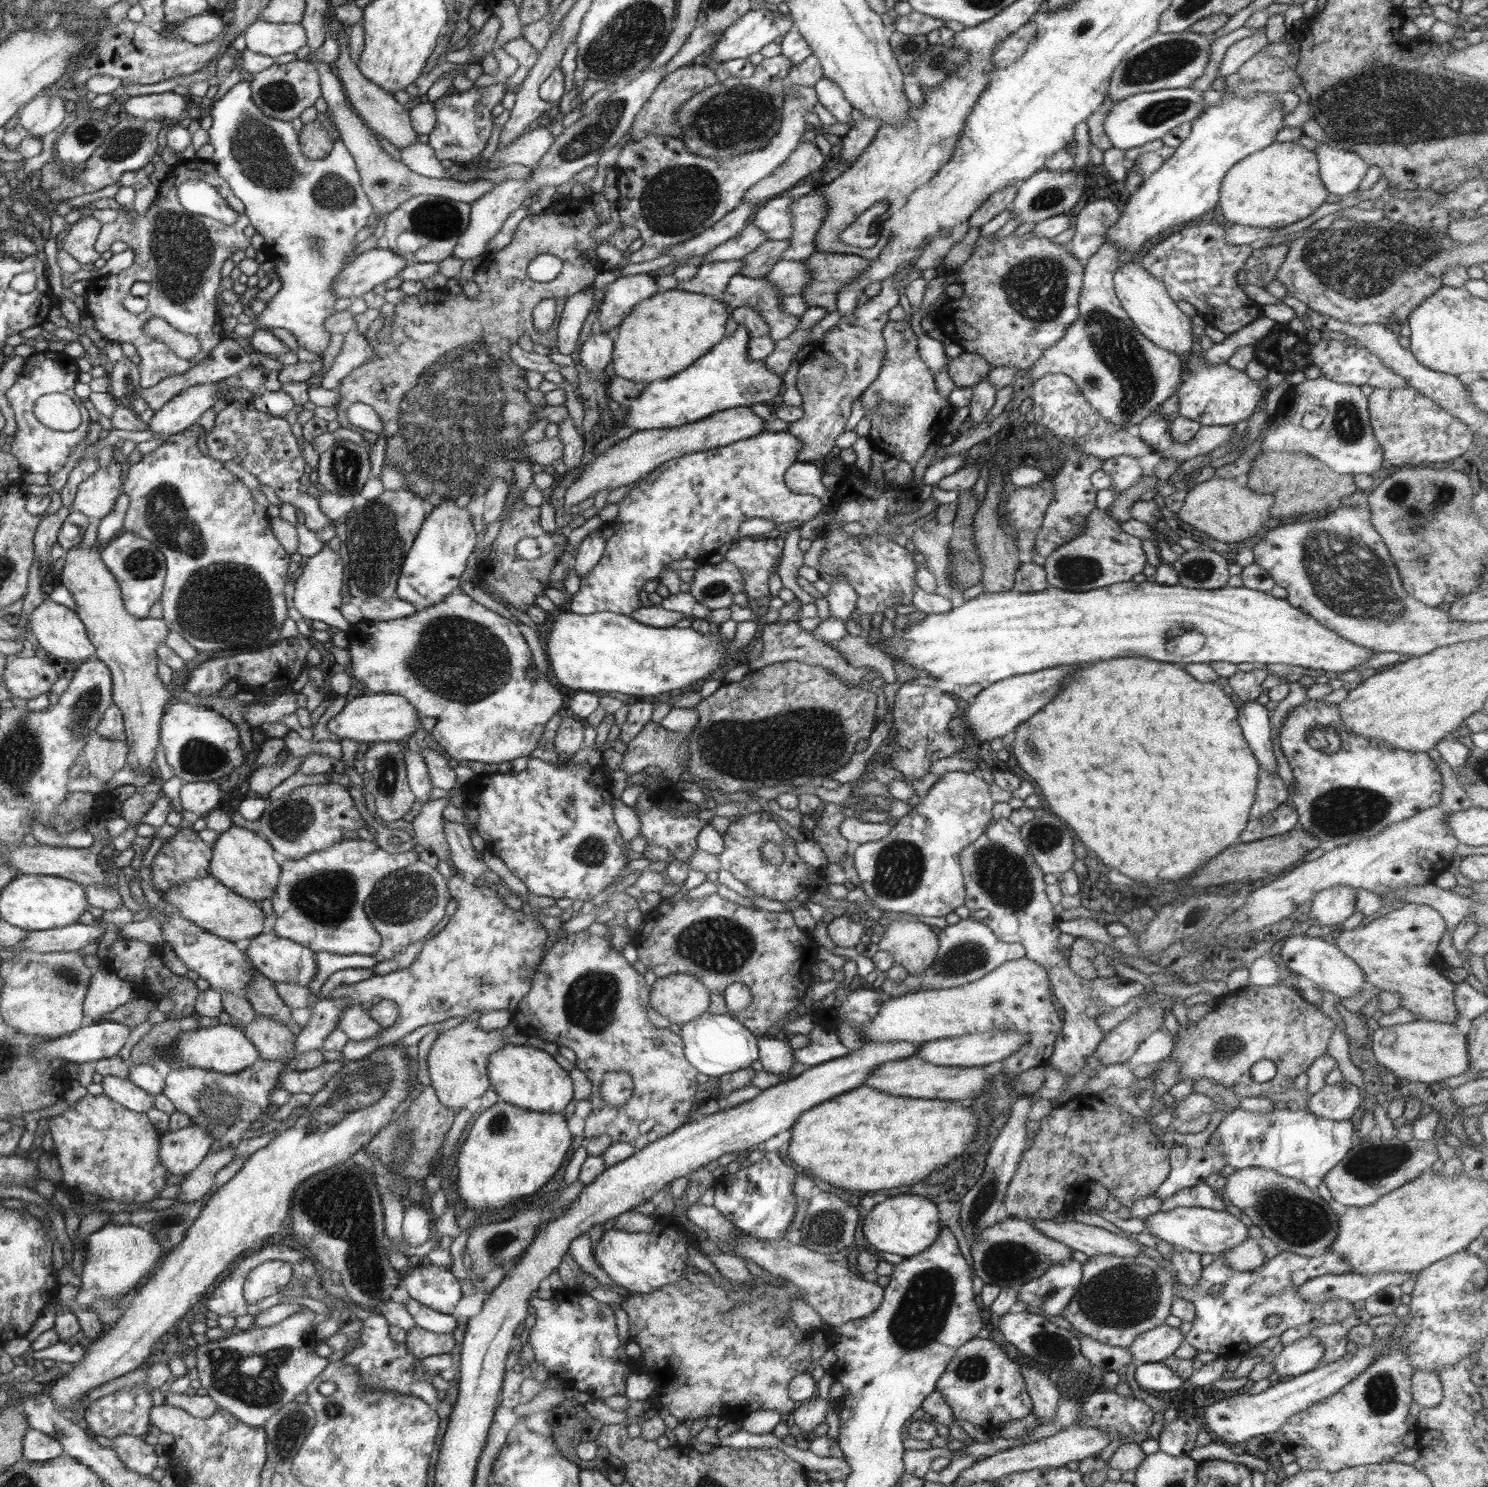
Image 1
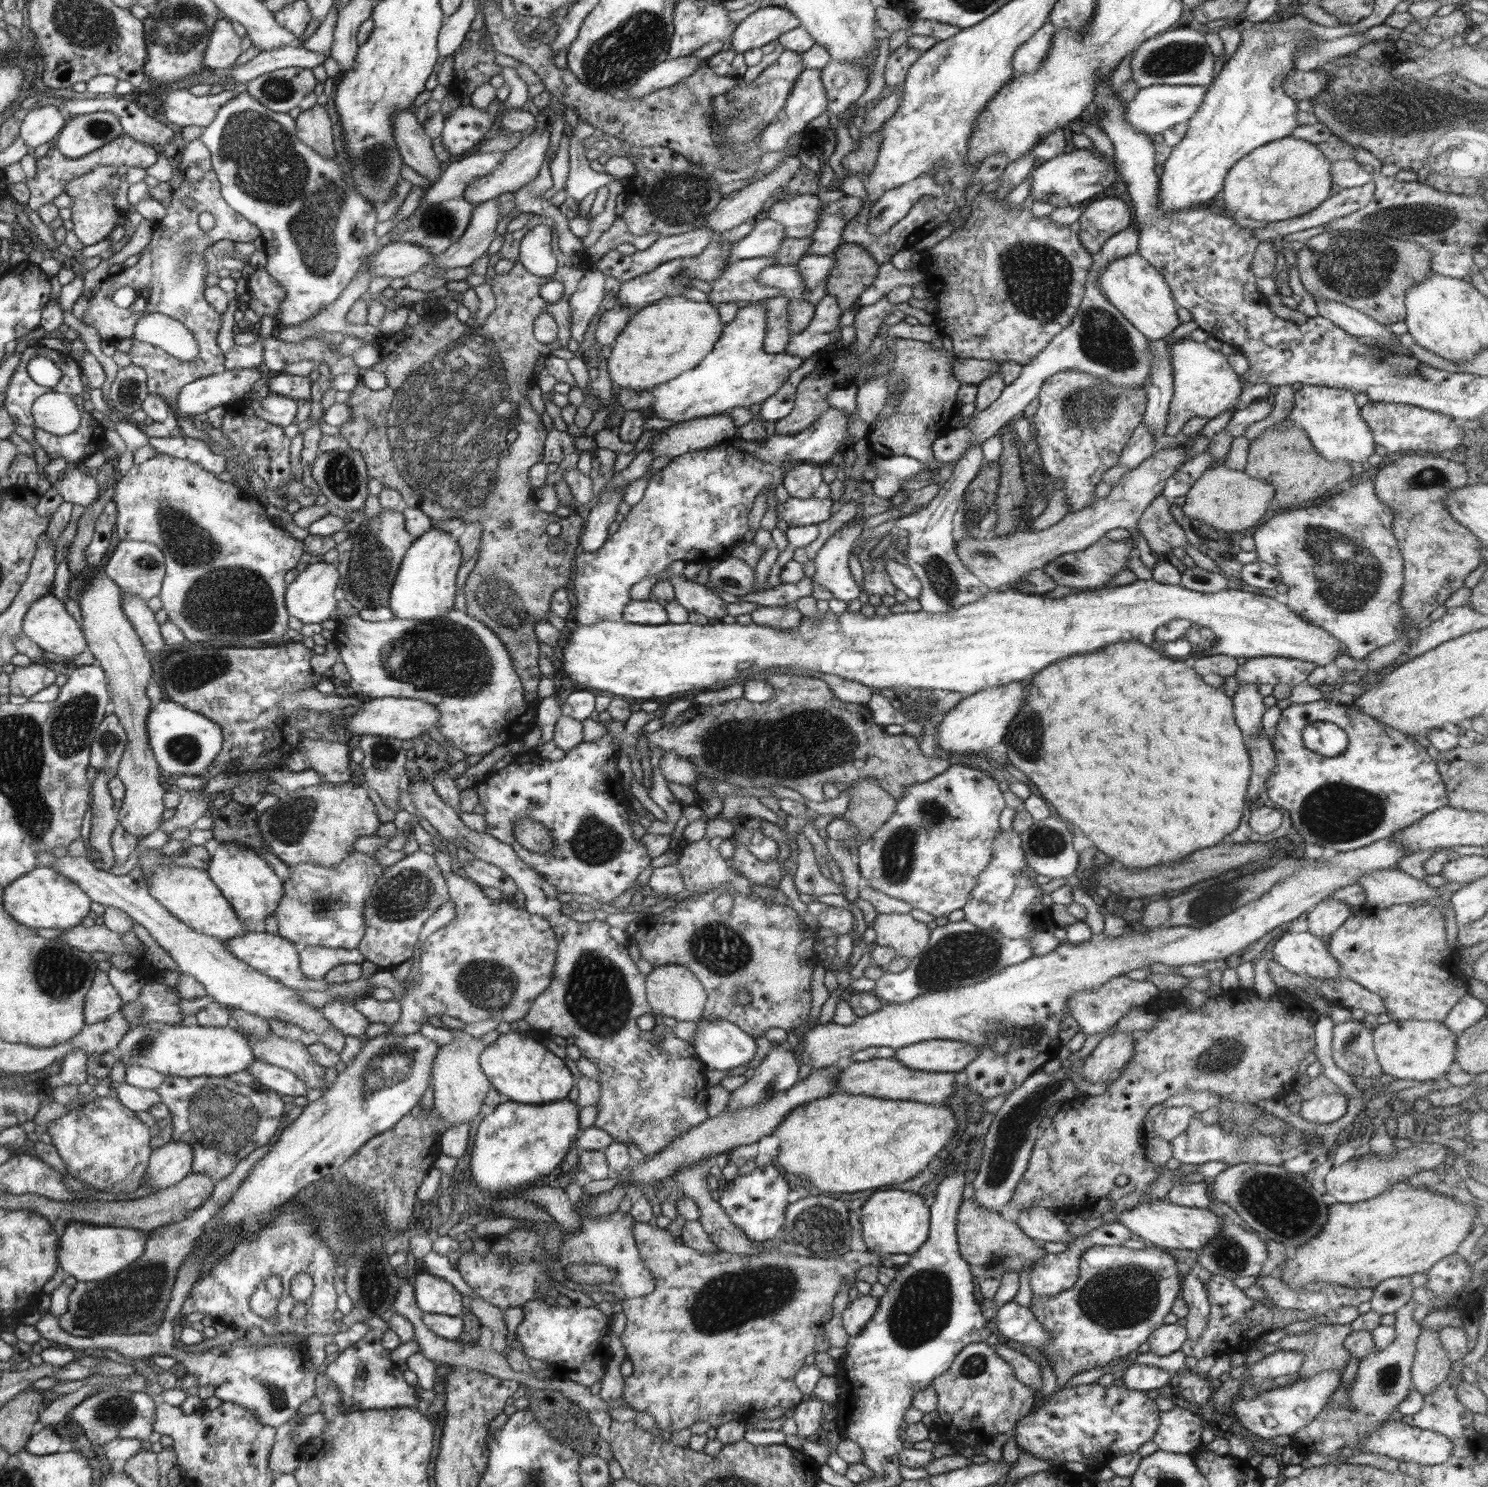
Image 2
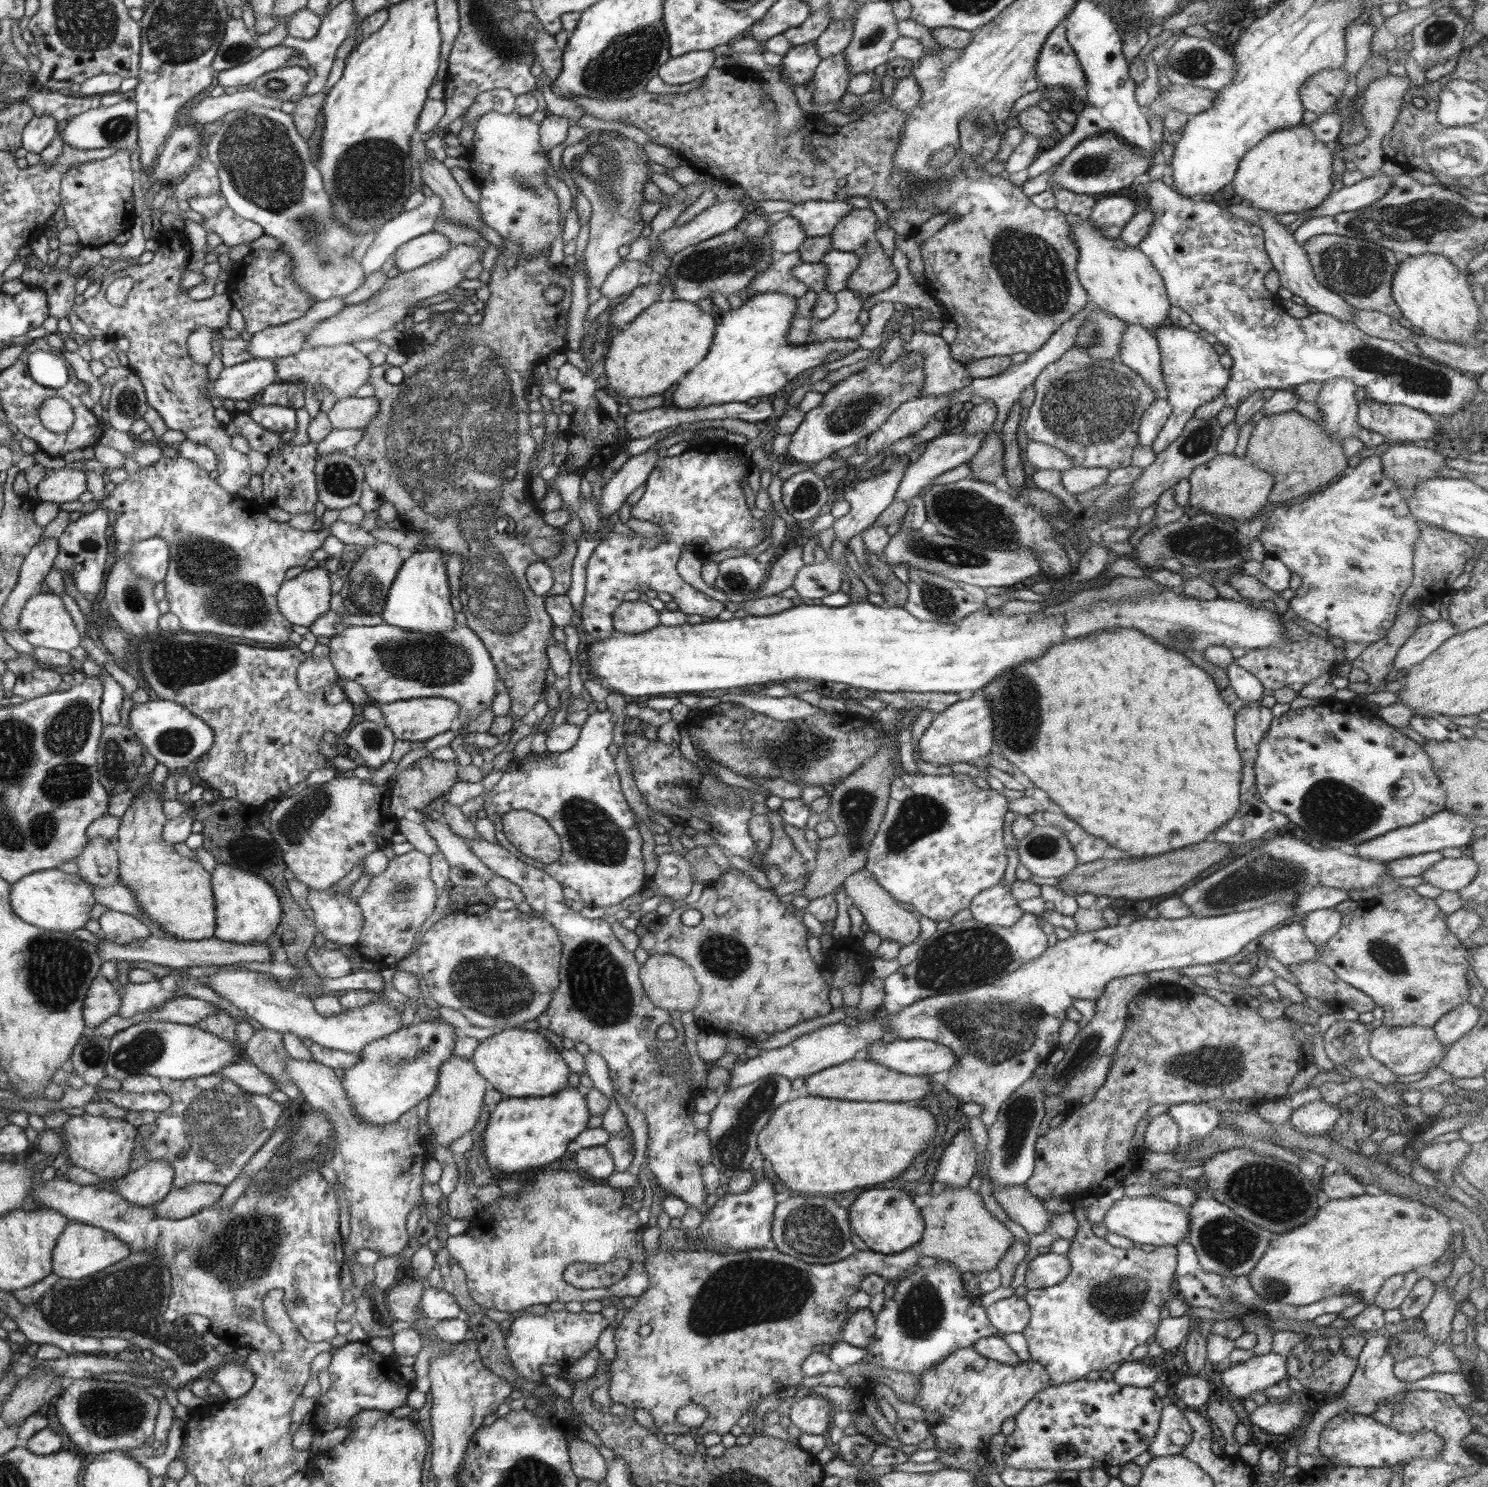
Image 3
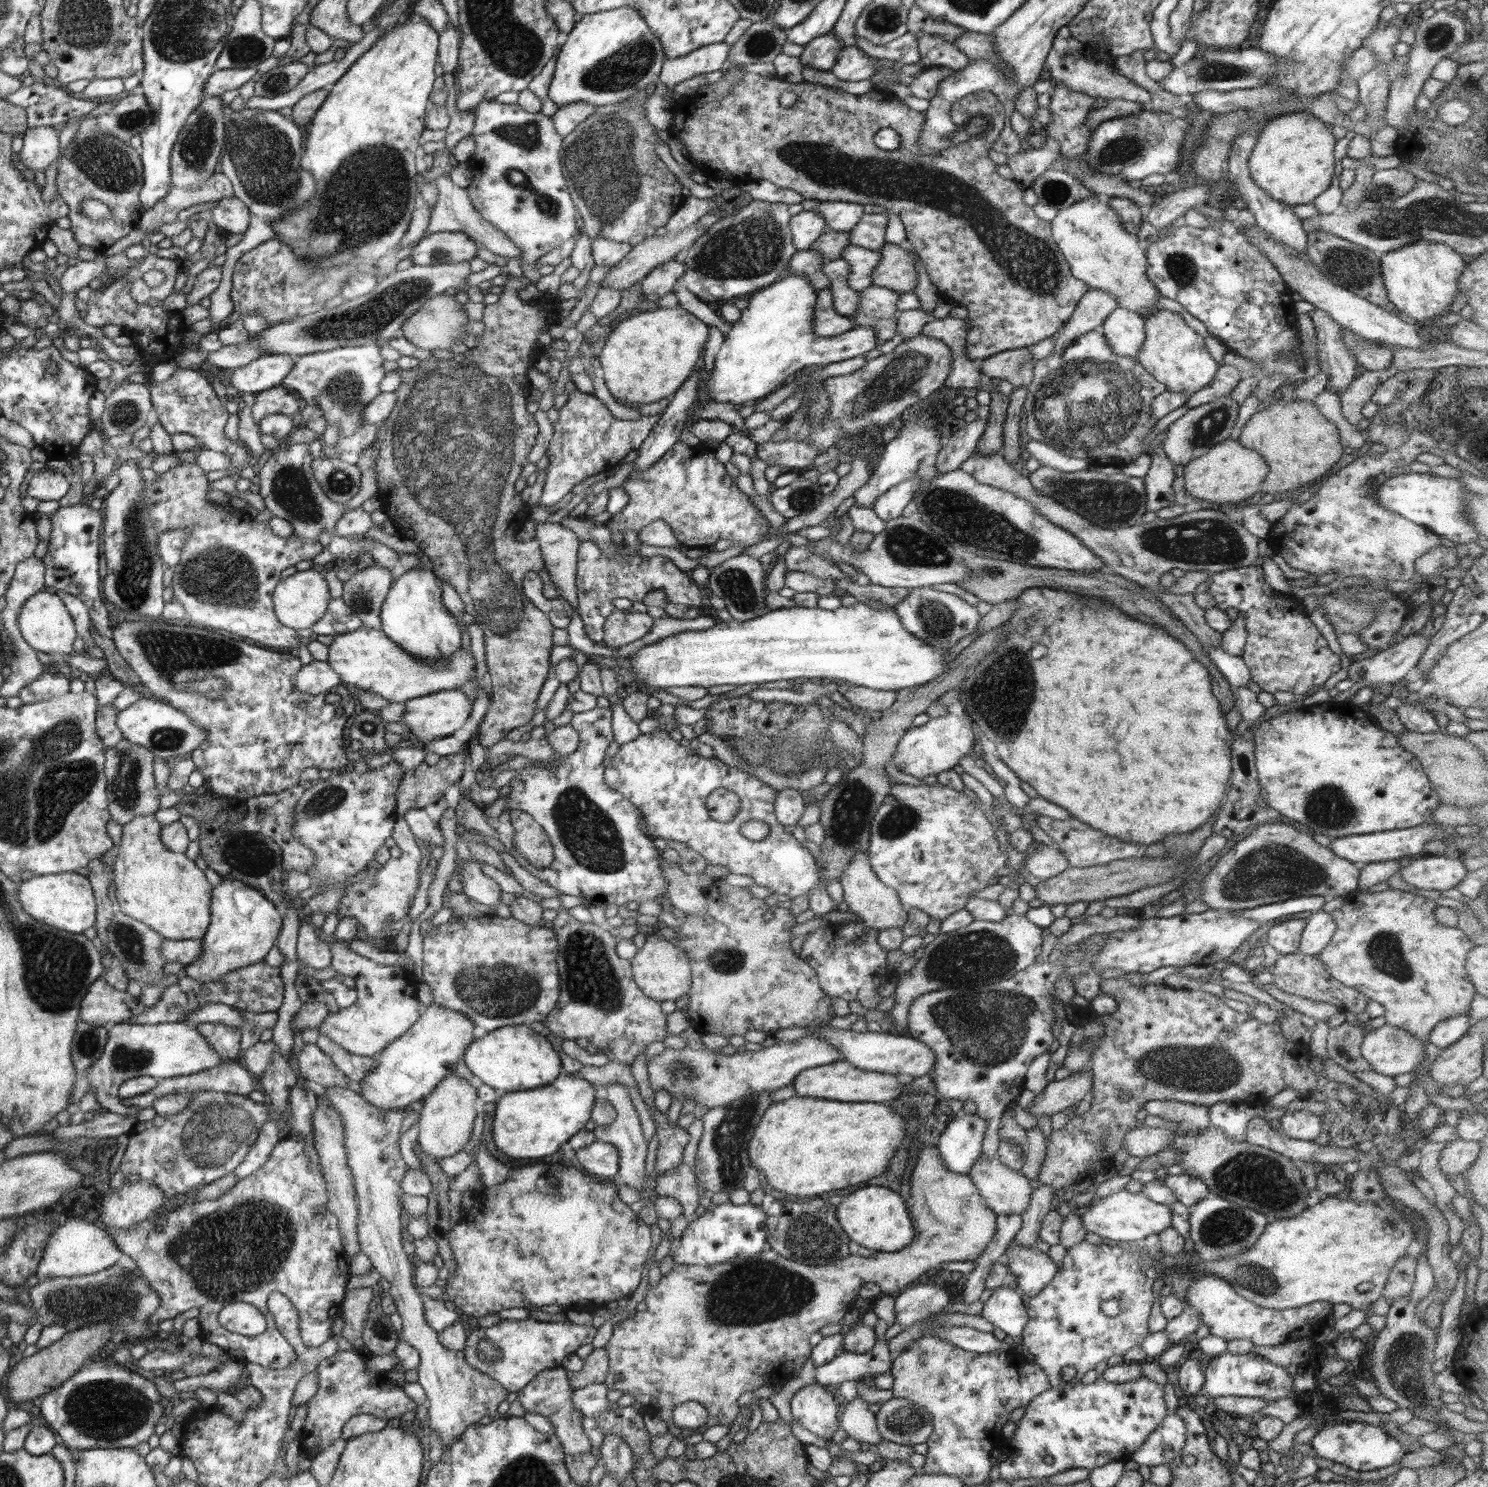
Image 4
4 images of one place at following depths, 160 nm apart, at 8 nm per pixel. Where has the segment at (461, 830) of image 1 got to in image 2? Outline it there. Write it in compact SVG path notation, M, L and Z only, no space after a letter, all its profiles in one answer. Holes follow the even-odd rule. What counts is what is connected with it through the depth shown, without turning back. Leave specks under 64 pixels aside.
M477 861L464 863L461 873L482 887L498 888L504 898L516 894L517 884L501 868L492 864Z

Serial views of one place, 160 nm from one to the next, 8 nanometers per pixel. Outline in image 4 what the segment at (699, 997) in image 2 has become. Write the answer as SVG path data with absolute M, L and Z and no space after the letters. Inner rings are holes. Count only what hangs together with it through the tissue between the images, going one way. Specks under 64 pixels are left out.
M652 933L647 935L644 948L640 948L632 962L632 975L635 982L639 984L640 990L644 995L650 996L656 1002L674 1001L685 996L690 992L690 966L691 960L680 950L680 947L674 946L672 942L664 937Z

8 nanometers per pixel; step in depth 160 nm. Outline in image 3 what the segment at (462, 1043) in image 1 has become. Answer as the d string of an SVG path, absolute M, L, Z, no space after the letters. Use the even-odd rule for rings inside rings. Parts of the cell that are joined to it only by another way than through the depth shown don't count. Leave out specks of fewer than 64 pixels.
M455 1054L441 1065L439 1076L438 1088L428 1098L430 1106L428 1106L427 1124L436 1142L448 1147L475 1128L480 1110L484 1106L482 1100L486 1097L487 1091L492 1089L492 1084L476 1070L471 1058L460 1058Z

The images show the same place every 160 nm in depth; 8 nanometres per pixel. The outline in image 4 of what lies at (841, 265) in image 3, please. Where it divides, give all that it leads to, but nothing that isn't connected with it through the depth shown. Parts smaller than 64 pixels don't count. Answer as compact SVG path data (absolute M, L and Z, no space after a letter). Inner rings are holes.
M851 244L843 250L841 258L848 261L850 266L848 284L854 290L864 290L873 285L872 273L874 268L879 266L881 259L879 251Z

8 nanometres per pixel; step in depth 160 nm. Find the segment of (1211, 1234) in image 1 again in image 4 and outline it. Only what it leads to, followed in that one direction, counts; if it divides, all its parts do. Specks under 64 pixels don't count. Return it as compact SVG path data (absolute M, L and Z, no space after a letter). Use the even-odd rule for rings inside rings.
M1125 1188L1098 1200L1098 1202L1093 1202L1079 1217L1086 1233L1092 1232L1102 1239L1111 1239L1116 1243L1139 1242L1144 1244L1162 1234L1171 1226L1172 1220L1170 1205L1152 1202L1142 1192L1130 1193Z

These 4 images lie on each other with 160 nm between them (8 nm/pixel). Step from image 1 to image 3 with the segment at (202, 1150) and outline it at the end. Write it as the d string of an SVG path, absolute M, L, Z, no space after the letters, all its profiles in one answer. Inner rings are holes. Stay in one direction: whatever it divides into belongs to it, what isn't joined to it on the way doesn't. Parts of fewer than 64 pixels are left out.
M150 1160L134 1172L116 1180L108 1179L116 1194L140 1207L150 1207L167 1198L174 1181L174 1169L165 1160Z

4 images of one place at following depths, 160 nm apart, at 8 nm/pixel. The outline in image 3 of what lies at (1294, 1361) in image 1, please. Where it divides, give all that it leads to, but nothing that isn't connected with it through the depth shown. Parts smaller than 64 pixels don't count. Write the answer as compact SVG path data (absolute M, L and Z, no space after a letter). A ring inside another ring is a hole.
M1270 1352L1228 1365L1220 1374L1220 1380L1232 1396L1245 1399L1254 1392L1262 1392L1279 1384L1287 1375L1287 1359Z

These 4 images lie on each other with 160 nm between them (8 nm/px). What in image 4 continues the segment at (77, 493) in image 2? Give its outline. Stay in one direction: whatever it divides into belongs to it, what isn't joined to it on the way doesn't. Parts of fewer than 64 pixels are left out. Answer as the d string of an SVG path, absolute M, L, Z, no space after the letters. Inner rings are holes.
M35 466L31 471L36 471L35 476L31 480L31 483L26 488L27 496L38 499L39 501L60 501L68 491L70 490L70 477L62 475L60 472L54 472L54 470L45 466Z

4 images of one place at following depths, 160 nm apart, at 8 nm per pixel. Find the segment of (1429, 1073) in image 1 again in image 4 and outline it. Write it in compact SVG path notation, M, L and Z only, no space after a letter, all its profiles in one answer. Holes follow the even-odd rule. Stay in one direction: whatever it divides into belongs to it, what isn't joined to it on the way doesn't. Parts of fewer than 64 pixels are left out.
M1388 1024L1376 1029L1367 1028L1360 1050L1361 1055L1370 1063L1372 1071L1391 1077L1413 1072L1426 1058L1426 1045L1420 1039Z

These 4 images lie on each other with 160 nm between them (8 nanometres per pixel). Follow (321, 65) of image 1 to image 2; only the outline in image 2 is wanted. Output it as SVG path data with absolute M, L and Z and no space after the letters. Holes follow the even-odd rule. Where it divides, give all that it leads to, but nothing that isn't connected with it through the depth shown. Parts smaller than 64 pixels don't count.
M545 118L543 123L532 134L523 138L516 148L505 152L503 161L500 162L500 165L496 165L492 172L474 179L463 192L462 198L472 204L480 204L495 199L498 195L507 192L514 193L525 184L528 184L530 180L534 180L538 176L538 171L542 168L542 164L544 164L546 152L549 150L550 133L549 121Z

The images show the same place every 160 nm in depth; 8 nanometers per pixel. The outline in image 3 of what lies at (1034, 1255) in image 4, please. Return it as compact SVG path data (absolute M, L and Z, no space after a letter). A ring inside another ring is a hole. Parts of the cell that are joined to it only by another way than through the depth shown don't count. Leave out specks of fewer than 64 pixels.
M1040 1253L1028 1262L1025 1285L1028 1289L1044 1289L1056 1286L1069 1273L1069 1258L1066 1254Z

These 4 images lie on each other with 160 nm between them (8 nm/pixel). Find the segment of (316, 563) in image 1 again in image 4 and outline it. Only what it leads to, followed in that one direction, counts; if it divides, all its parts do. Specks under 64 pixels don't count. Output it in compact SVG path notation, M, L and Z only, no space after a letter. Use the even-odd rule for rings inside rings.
M317 567L296 571L293 575L284 577L284 580L280 581L274 590L275 614L279 622L294 630L310 629L326 614L328 602L330 602L328 584L320 568Z

